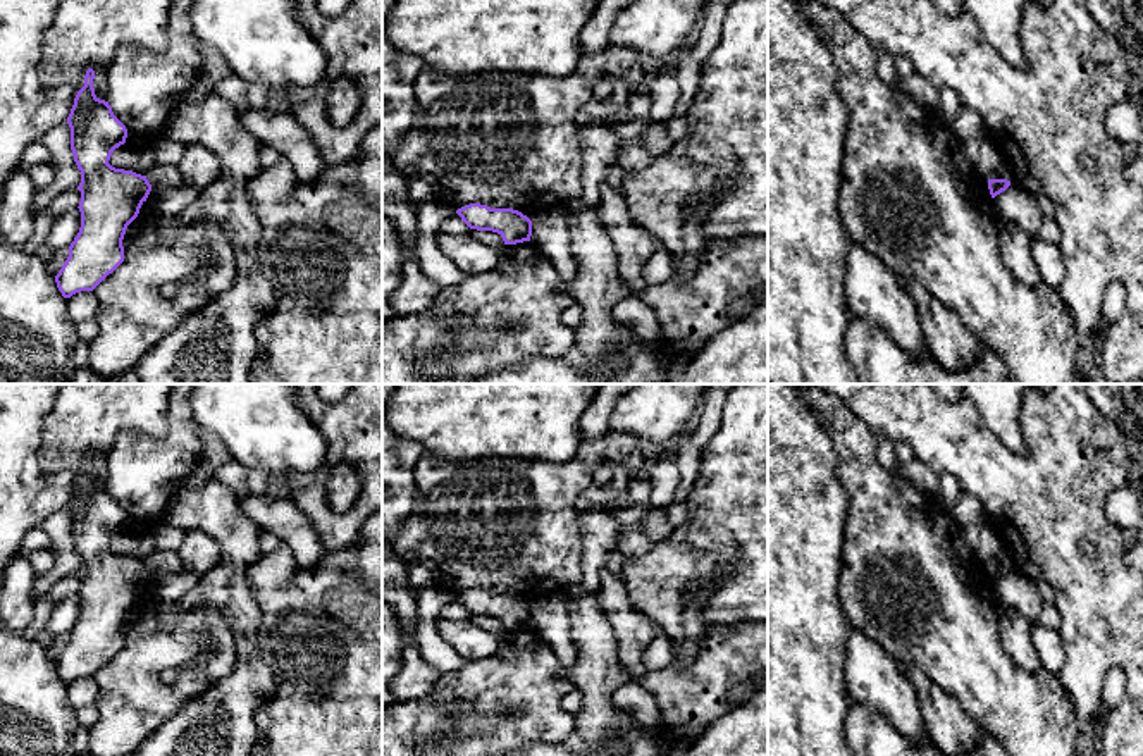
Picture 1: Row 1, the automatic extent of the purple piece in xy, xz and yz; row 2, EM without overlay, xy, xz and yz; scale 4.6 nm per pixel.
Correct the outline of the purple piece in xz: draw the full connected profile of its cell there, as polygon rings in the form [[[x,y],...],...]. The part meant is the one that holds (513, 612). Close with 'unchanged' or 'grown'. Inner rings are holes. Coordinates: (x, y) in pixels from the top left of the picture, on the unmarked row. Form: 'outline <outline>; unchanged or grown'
outline [[[470,589],[456,599],[470,615],[497,618],[504,630],[530,627],[532,606],[518,596]]]; unchanged

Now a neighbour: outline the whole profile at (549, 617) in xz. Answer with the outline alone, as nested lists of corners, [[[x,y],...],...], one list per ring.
[[[547,598],[534,603],[530,627],[553,649],[559,663],[573,668],[577,646],[570,637],[568,608],[561,598]]]

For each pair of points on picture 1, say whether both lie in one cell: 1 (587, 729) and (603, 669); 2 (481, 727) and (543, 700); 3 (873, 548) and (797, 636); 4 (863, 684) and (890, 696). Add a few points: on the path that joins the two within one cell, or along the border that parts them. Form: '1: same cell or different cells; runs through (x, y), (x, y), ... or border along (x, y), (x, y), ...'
1: same cell; runs through (596, 713), (598, 684)
2: same cell; runs through (496, 729), (515, 729), (529, 715)
3: different cells; border along (842, 550), (839, 601), (851, 627)
4: same cell; runs through (870, 684), (878, 684), (883, 689)

